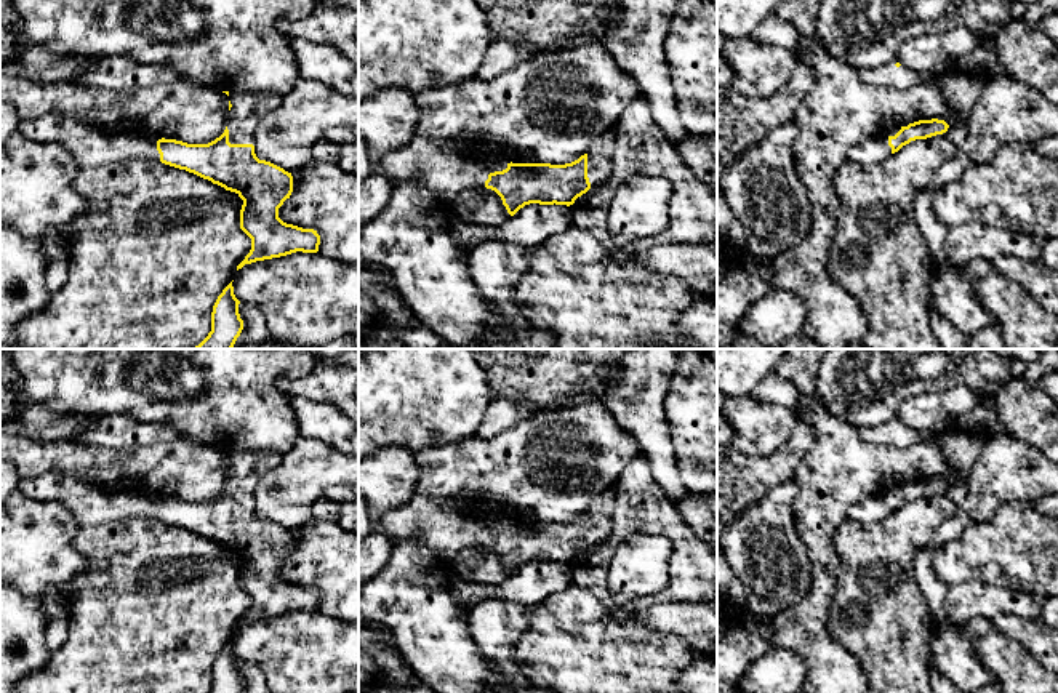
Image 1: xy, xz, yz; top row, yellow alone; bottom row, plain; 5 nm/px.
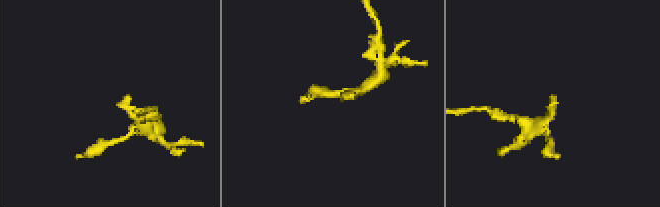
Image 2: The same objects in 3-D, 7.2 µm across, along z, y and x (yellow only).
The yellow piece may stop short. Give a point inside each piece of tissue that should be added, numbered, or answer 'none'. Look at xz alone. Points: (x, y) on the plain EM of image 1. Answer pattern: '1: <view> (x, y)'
1: xz (601, 512)
2: xz (445, 528)

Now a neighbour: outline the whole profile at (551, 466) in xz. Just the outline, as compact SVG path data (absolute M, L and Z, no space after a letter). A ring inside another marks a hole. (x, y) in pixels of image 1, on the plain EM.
M584 402L562 410L547 408L491 439L469 435L416 451L419 467L416 495L437 503L496 501L520 522L565 523L584 514L599 495L613 490L623 469L639 455L642 450L637 439L621 427L603 405Z

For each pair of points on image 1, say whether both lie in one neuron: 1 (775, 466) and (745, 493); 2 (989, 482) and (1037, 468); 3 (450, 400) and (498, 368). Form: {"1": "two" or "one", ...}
{"1": "one", "2": "one", "3": "two"}

